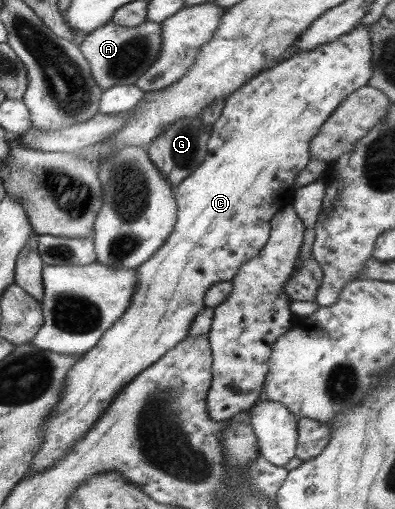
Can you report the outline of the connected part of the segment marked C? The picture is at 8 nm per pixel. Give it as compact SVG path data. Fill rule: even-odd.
M357 25L331 43L275 63L246 80L226 97L219 117L210 126L203 162L173 188L176 221L171 234L151 259L135 268L136 289L127 310L103 332L93 348L67 369L57 402L42 420L42 443L31 458L25 477L55 465L55 461L59 461L59 457L63 457L80 436L89 432L121 388L186 337L193 317L204 307L202 298L209 286L230 281L244 262L257 257L268 241L271 217L291 203L295 176L310 159L311 139L345 97L365 86L371 78L369 27Z

